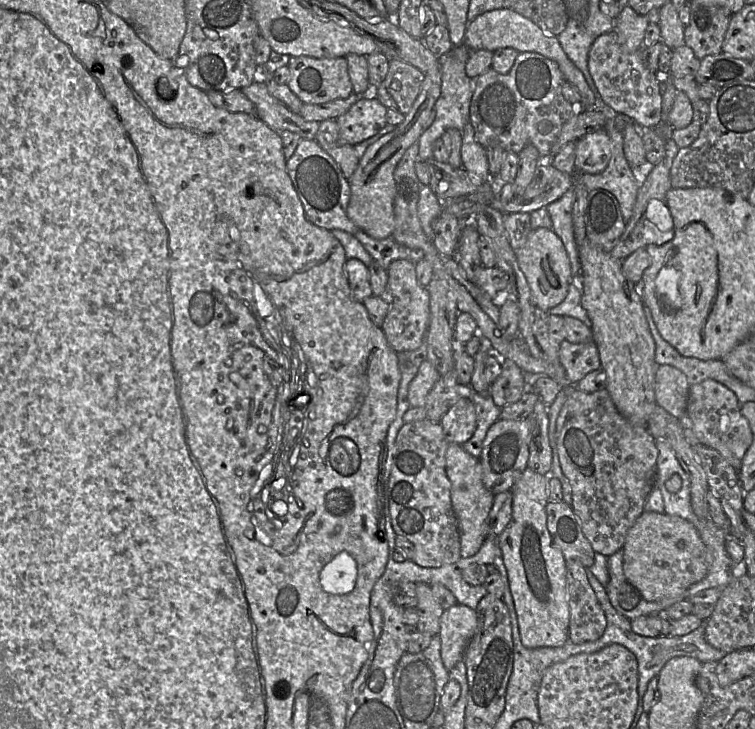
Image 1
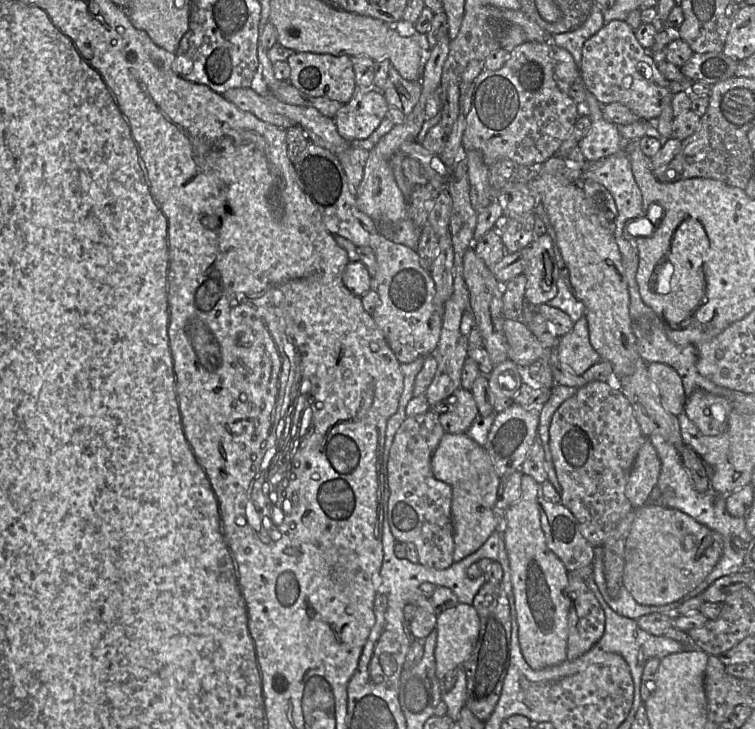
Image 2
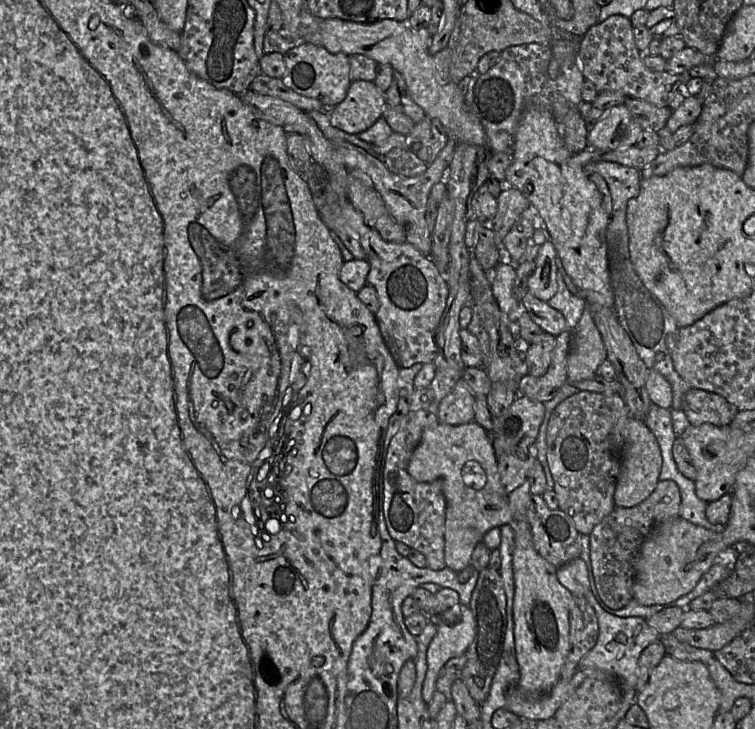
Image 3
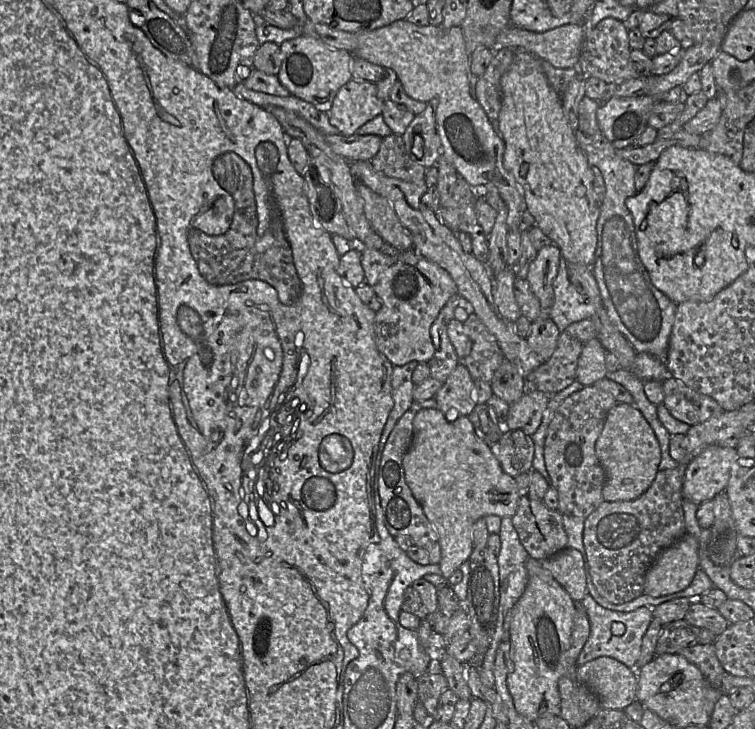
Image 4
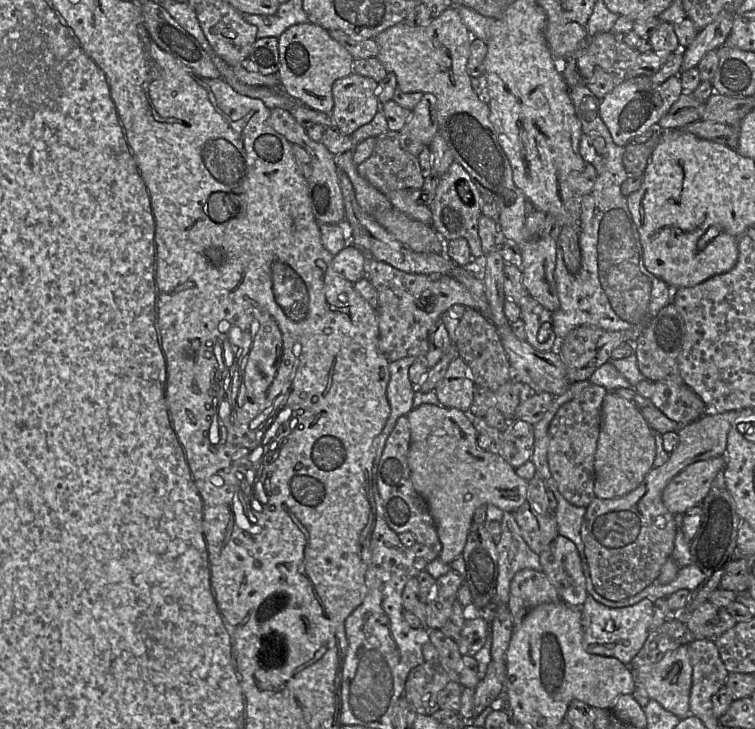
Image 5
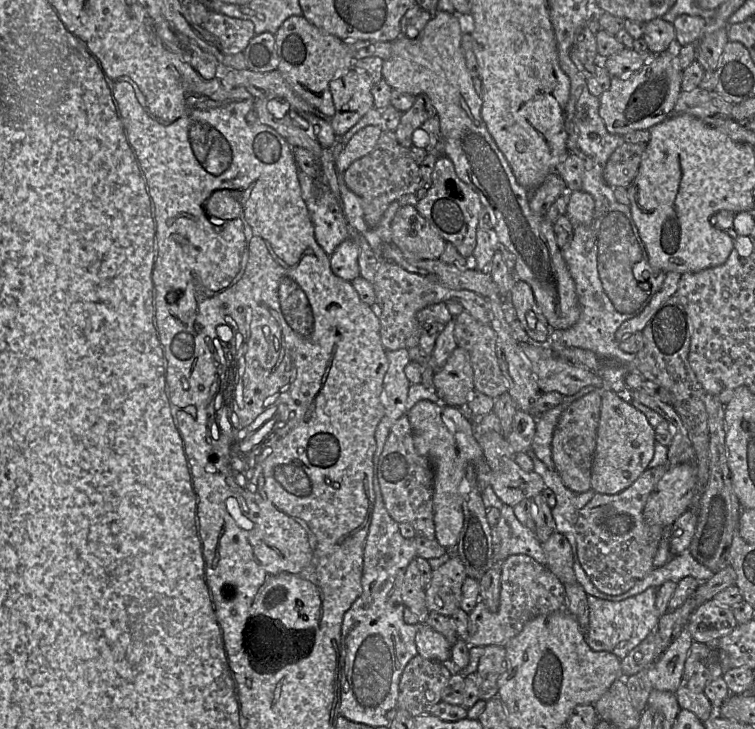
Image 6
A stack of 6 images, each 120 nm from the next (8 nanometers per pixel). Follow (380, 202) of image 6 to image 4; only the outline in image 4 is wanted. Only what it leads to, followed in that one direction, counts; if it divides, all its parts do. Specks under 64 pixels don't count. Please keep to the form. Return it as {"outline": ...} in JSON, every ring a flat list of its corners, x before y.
{"outline":[[391,133,384,137,370,163,376,171,391,178,411,183,425,180,426,168,411,159,400,135]]}

